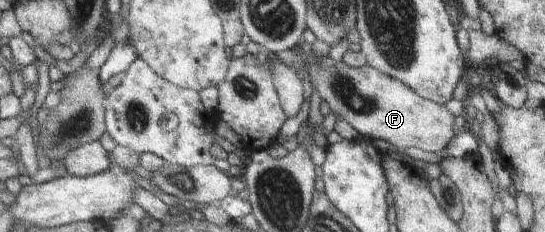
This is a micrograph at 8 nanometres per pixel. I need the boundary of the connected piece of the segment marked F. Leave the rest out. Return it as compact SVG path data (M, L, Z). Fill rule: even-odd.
M311 56L307 66L310 82L321 98L330 106L338 118L351 124L362 138L384 140L394 147L407 149L416 147L429 153L444 150L455 137L454 117L446 106L422 98L405 82L392 78L370 64L352 67L339 61L332 64L327 56L320 59Z

